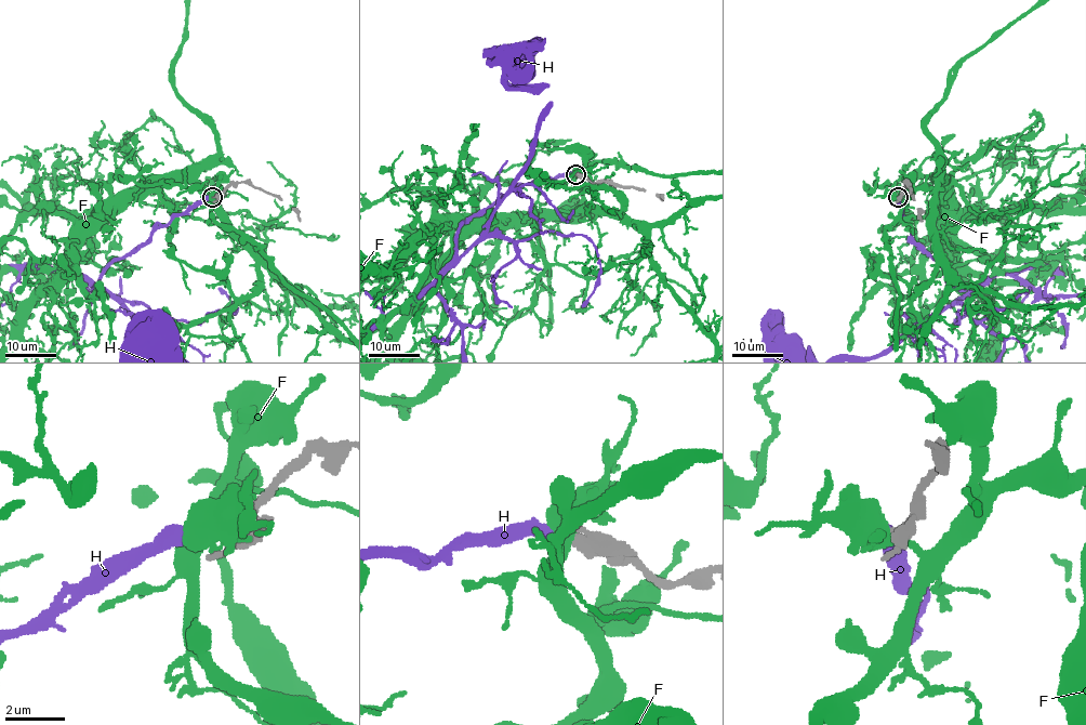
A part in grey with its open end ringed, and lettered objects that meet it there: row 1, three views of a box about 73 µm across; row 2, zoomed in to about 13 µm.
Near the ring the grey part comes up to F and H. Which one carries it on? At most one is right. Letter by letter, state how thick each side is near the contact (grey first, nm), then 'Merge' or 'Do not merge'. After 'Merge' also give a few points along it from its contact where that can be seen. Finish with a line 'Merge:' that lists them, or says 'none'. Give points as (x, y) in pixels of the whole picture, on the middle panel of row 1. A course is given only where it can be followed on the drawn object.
F: Thickness 280 nm (grey) against 550 nm. Do not merge
H: Thickness 360 nm (grey) against 440 nm. Merge
Merge: H

